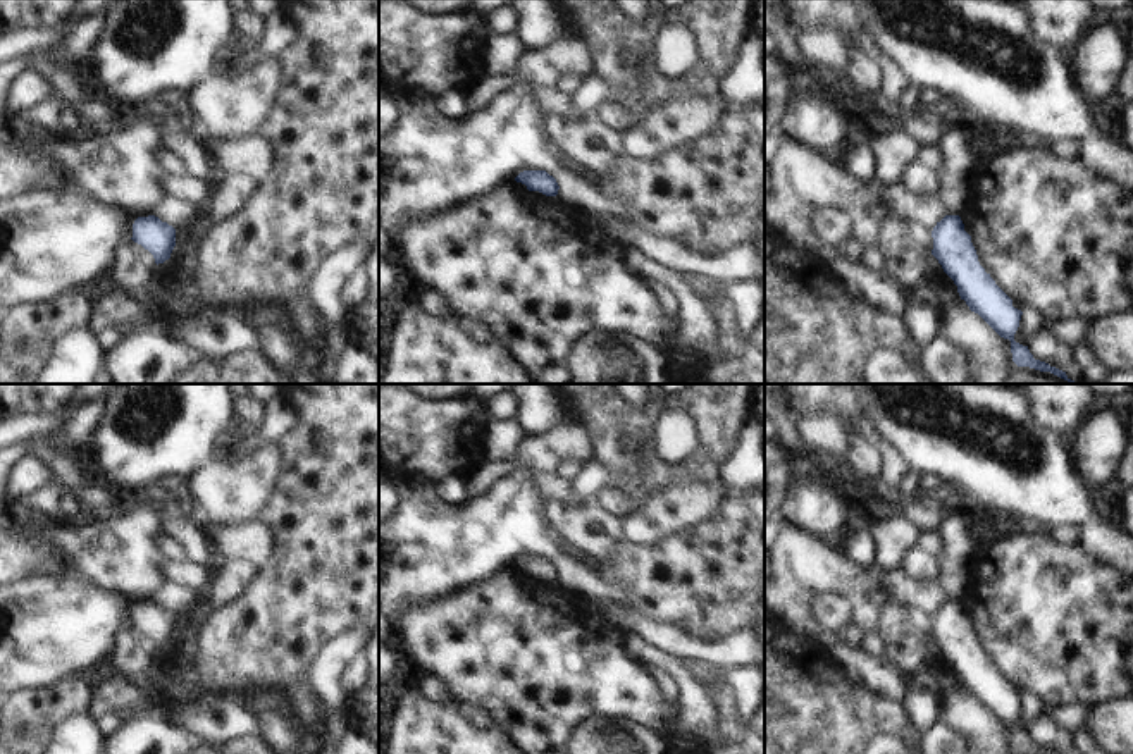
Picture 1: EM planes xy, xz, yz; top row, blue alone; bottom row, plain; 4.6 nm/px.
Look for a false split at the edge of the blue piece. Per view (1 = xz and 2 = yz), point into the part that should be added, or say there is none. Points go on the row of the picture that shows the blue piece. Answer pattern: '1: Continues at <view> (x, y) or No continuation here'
1: No continuation here
2: No continuation here.

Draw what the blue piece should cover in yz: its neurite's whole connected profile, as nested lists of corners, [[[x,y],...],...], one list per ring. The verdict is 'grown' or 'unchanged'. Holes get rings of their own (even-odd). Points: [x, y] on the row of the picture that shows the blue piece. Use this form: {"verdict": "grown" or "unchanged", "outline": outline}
{"verdict": "unchanged", "outline": [[[945,215],[937,222],[932,238],[932,255],[957,286],[961,300],[964,300],[969,310],[978,313],[1000,337],[1011,341],[1012,362],[1018,367],[1050,372],[1069,384],[1081,384],[1071,380],[1066,372],[1035,360],[1028,346],[1014,341],[1023,312],[1012,306],[1012,300],[980,265],[971,236],[964,231],[959,215]]]}

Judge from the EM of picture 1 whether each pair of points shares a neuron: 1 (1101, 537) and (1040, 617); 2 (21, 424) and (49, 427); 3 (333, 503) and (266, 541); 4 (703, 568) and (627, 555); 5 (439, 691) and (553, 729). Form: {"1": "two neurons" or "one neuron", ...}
{"1": "two neurons", "2": "one neuron", "3": "two neurons", "4": "one neuron", "5": "two neurons"}

